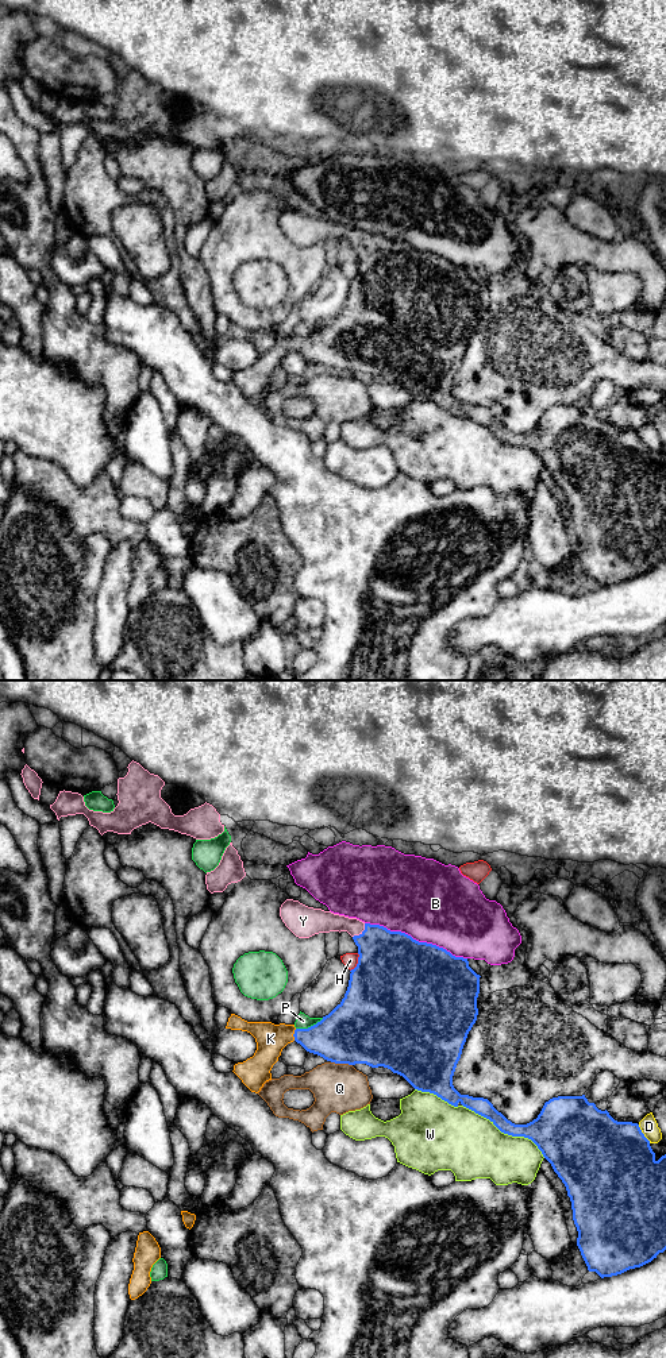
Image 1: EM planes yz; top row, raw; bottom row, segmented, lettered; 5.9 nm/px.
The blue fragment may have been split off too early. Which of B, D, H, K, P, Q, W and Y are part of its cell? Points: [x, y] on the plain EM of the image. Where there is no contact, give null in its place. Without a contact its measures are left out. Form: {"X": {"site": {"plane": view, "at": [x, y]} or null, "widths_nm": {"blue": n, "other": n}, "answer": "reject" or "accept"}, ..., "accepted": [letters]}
{"B": {"site": {"plane": "yz", "at": [415, 249]}, "widths_nm": {"blue": 500, "other": 480}, "answer": "reject"}, "D": {"site": {"plane": "yz", "at": [643, 443]}, "widths_nm": {"blue": 500, "other": 110}, "answer": "reject"}, "H": {"site": {"plane": "yz", "at": [358, 272]}, "widths_nm": {"blue": 500, "other": 90}, "answer": "reject"}, "K": {"site": {"plane": "yz", "at": [293, 343]}, "widths_nm": {"blue": 280, "other": 180}, "answer": "accept"}, "P": {"site": {"plane": "yz", "at": [311, 335]}, "widths_nm": {"blue": 360, "other": 90}, "answer": "reject"}, "Q": {"site": {"plane": "yz", "at": [342, 371]}, "widths_nm": {"blue": 420, "other": 300}, "answer": "reject"}, "W": {"site": {"plane": "yz", "at": [505, 442]}, "widths_nm": {"blue": 220, "other": 380}, "answer": "reject"}, "Y": {"site": {"plane": "yz", "at": [362, 240]}, "widths_nm": {"blue": 380, "other": 130}, "answer": "accept"}, "accepted": ["K", "Y"]}

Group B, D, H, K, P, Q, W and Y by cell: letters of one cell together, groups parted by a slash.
B / D / H / K Y / P / Q / W

